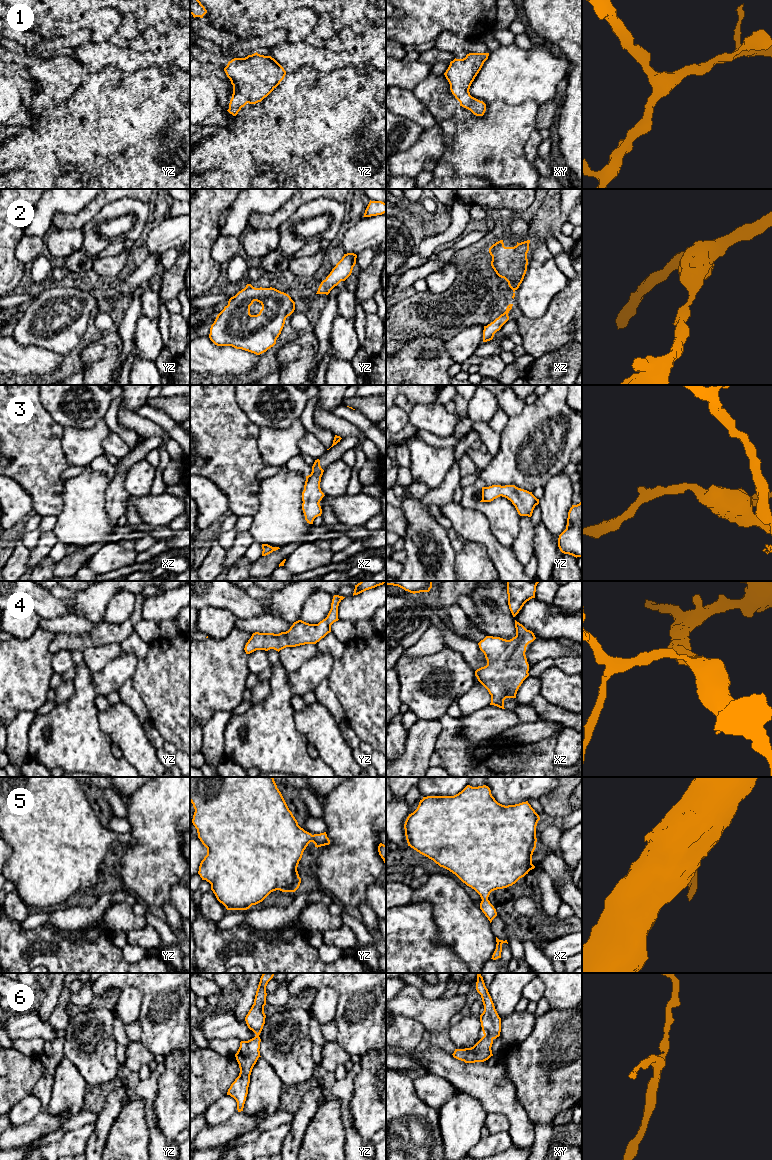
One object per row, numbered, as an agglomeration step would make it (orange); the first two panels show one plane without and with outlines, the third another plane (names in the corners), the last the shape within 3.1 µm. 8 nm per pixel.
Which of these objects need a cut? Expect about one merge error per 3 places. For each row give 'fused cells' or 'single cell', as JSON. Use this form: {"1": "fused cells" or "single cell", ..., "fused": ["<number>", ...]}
{"1": "single cell", "2": "single cell", "3": "single cell", "4": "single cell", "5": "single cell", "6": "single cell", "fused": []}

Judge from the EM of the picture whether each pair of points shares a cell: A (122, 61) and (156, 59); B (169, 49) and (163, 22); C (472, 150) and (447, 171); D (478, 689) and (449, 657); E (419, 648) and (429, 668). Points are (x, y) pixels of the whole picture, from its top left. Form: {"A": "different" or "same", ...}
{"A": "same", "B": "different", "C": "different", "D": "different", "E": "different"}

